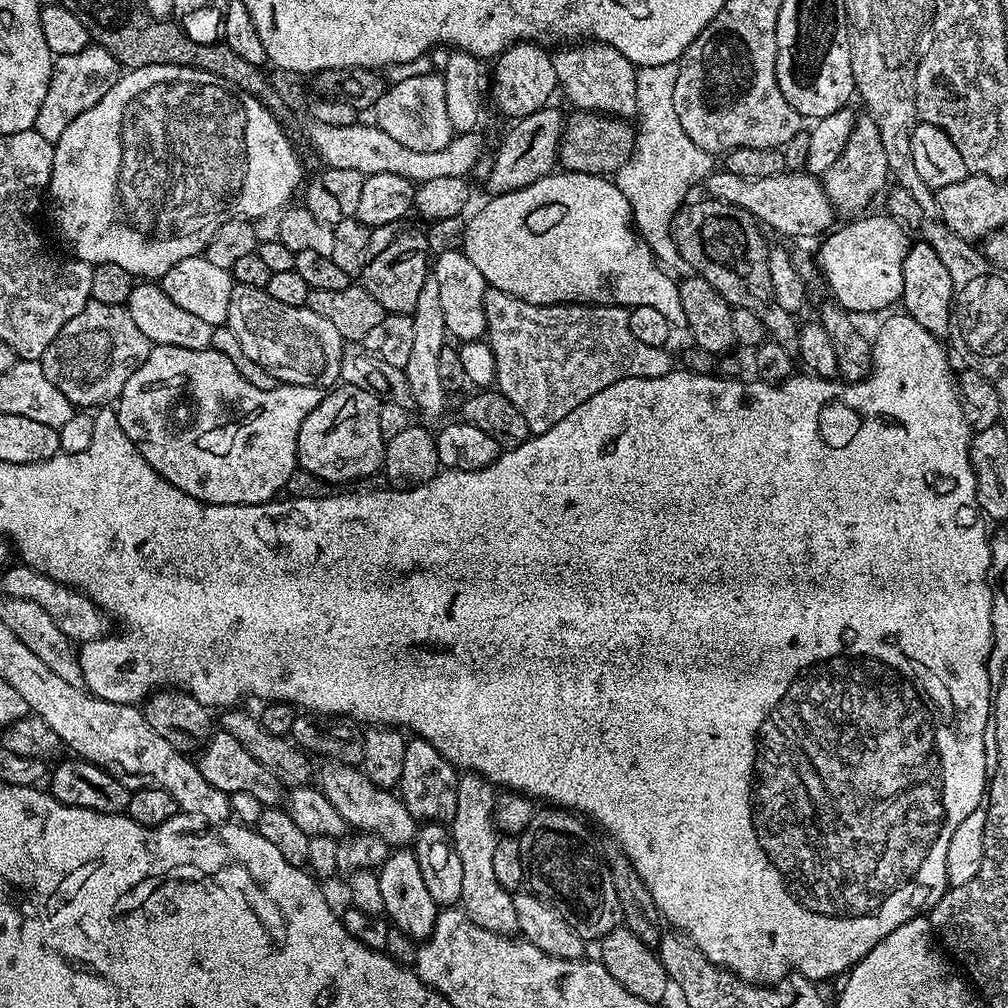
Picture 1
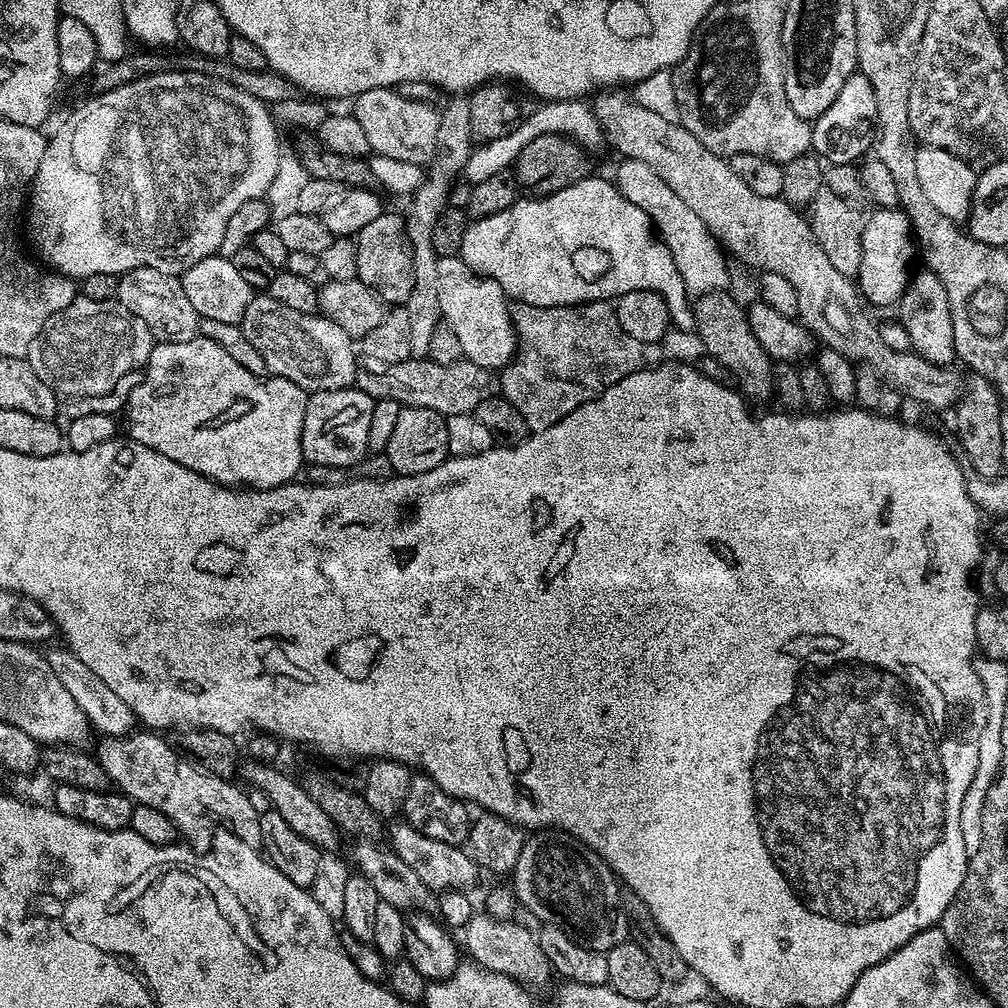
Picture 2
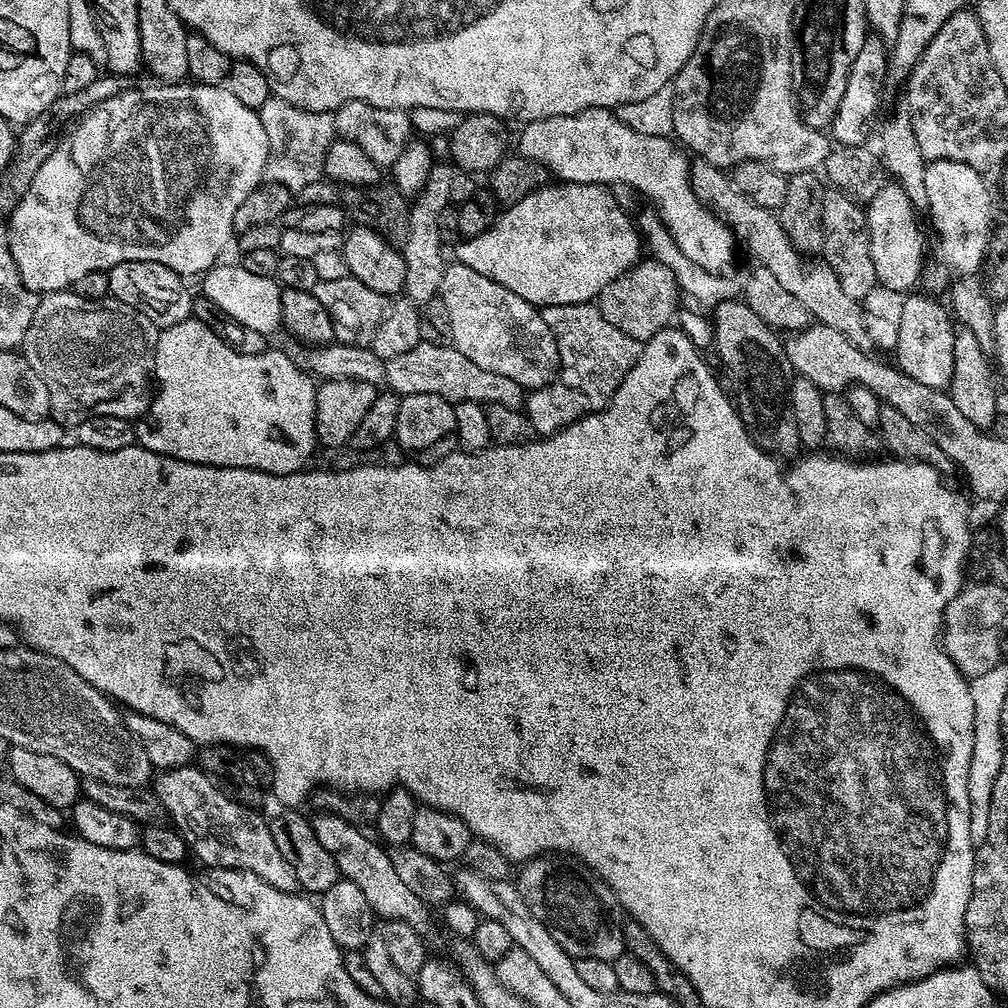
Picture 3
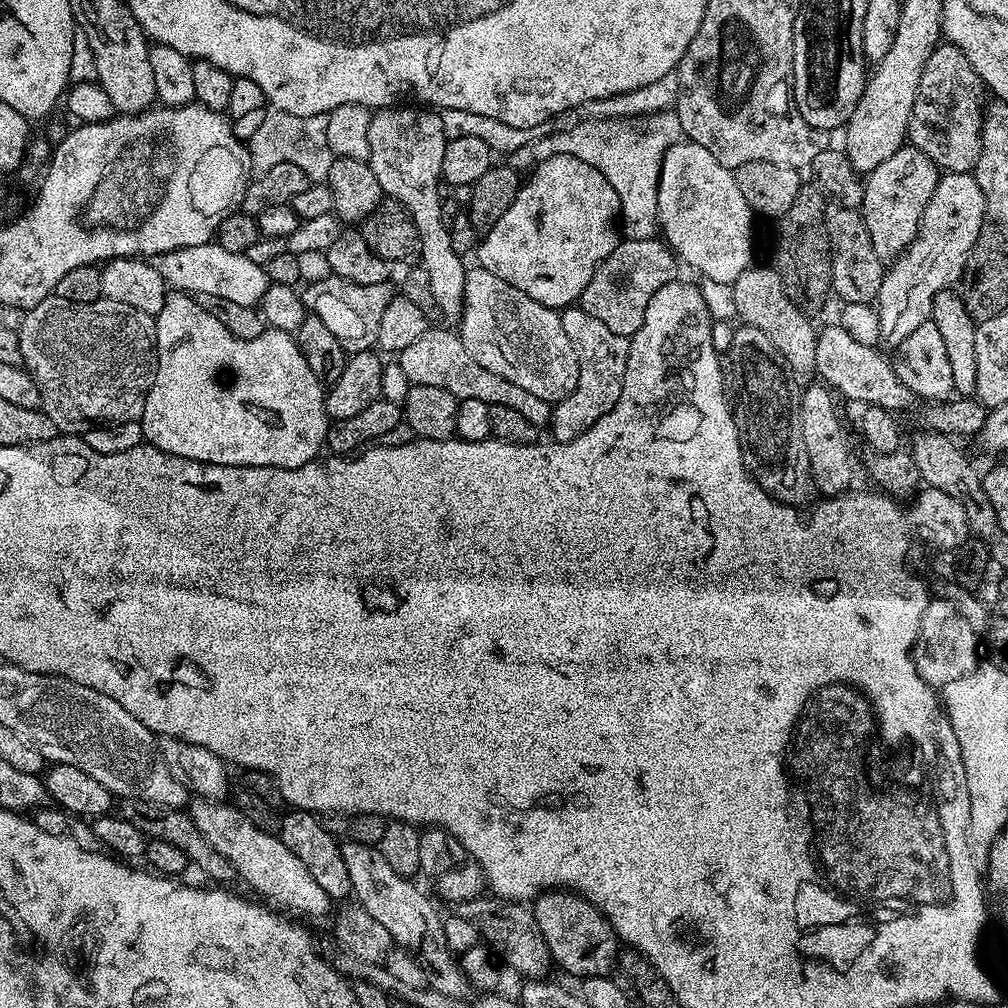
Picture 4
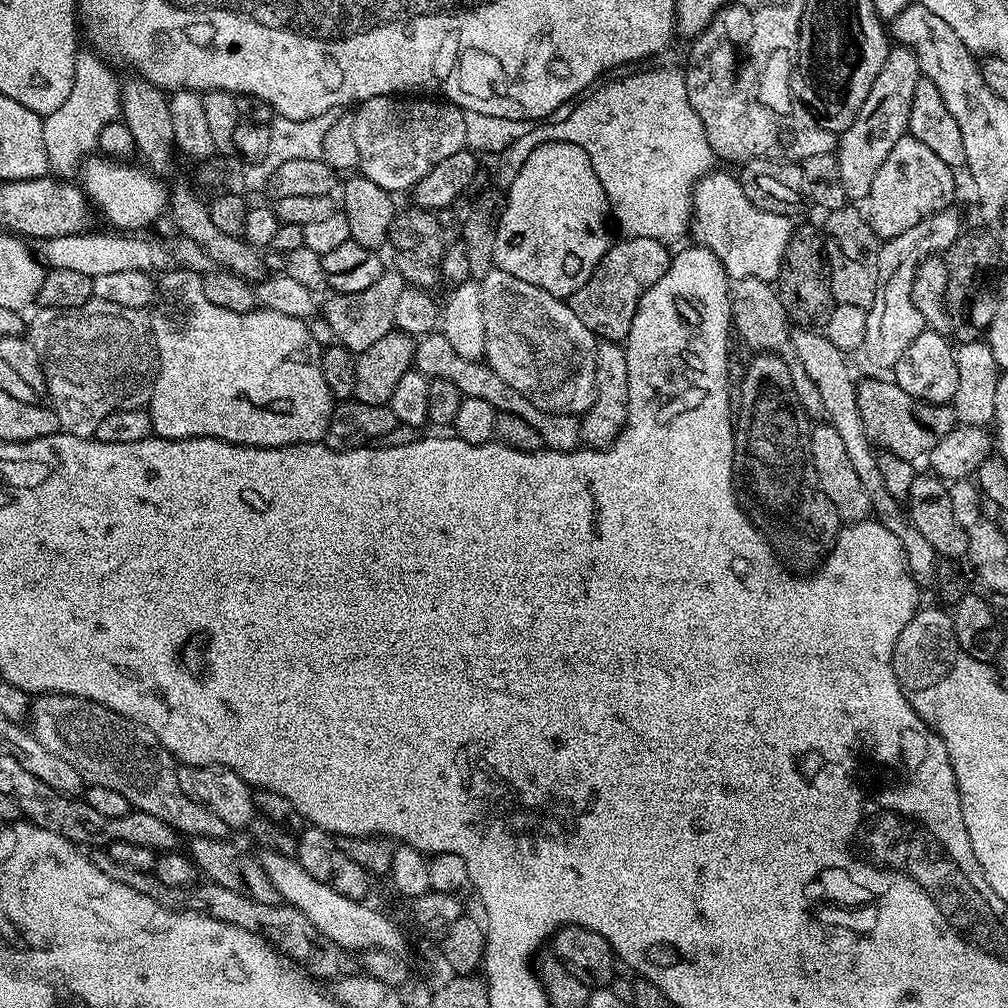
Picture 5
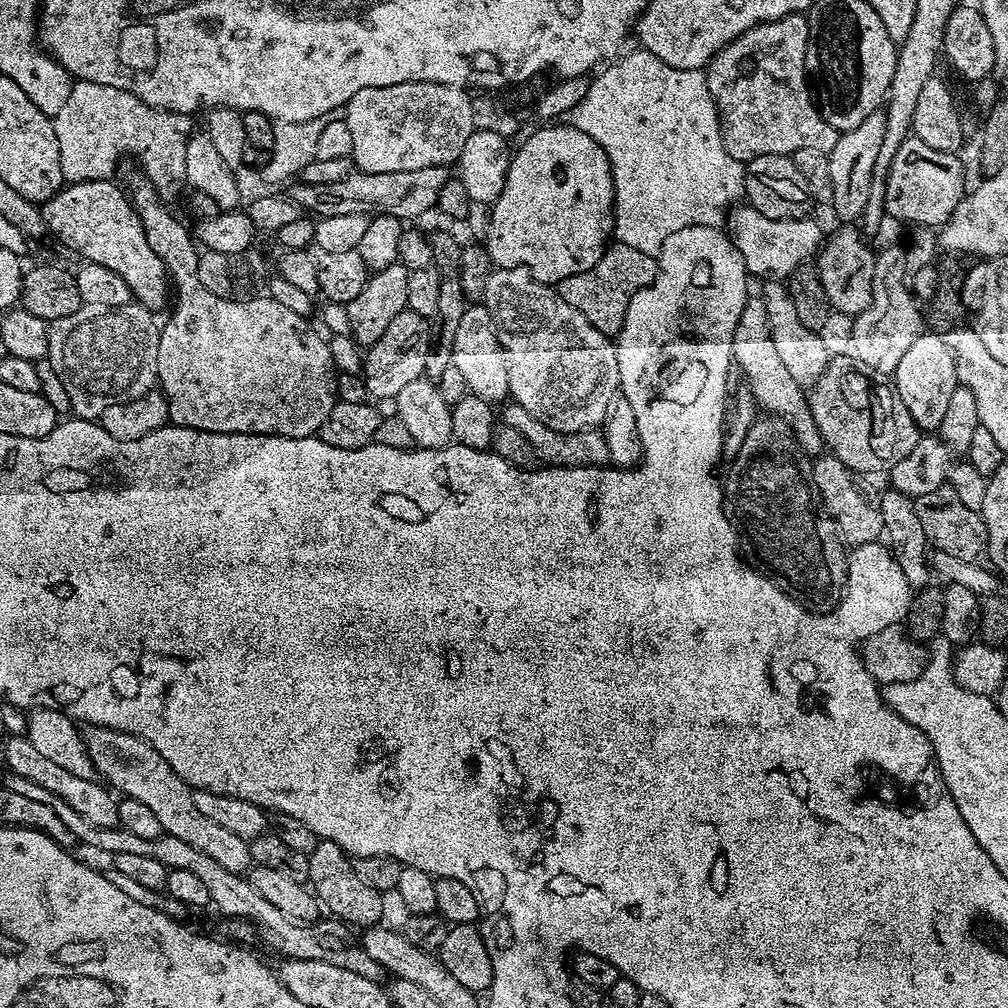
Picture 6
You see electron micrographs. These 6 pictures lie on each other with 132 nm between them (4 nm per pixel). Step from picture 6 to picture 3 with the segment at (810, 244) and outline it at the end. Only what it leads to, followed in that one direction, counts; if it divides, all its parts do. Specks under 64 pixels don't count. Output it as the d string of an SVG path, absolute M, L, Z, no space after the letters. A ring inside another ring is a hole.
M587 108L569 116L530 120L521 128L519 155L538 162L557 181L566 184L631 184L639 195L641 192L656 203L668 227L667 235L694 266L717 274L729 271L738 249L736 235L727 221L694 194L689 153L675 139L634 130L620 121L611 108Z

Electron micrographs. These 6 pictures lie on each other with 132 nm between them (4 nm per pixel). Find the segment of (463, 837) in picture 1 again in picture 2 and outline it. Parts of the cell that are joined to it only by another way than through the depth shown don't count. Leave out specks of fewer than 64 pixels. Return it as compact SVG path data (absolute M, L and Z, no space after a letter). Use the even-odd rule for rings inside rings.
M484 910L477 911L462 929L464 944L472 955L469 957L482 967L506 974L511 980L525 986L544 984L548 979L553 979L552 964L542 951L542 946L538 946L536 932L516 923L515 919L499 920L489 916Z

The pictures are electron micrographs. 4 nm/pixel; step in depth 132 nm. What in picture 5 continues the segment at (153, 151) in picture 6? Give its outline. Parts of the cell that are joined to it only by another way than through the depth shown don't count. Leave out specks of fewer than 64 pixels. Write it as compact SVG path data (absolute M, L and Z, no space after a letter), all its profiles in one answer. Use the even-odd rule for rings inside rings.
M77 51L74 62L74 86L66 102L54 114L43 117L42 138L46 138L48 167L57 177L72 178L81 171L89 156L97 151L100 135L108 124L121 119L121 81L111 72L109 65L95 51Z

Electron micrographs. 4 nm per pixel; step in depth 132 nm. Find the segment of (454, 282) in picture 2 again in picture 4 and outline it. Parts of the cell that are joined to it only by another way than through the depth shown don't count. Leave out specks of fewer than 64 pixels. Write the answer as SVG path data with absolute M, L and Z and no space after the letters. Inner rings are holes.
M472 266L466 271L464 310L458 321L458 335L462 346L466 346L470 358L474 358L478 366L486 366L486 370L506 378L506 382L514 382L514 386L522 386L522 390L530 390L534 398L542 398L550 405L555 406L574 390L574 386L578 386L578 354L574 354L560 312L542 306L542 302L534 302L530 294L522 294L522 290L510 286L510 282L502 282L502 278L490 274L490 270Z

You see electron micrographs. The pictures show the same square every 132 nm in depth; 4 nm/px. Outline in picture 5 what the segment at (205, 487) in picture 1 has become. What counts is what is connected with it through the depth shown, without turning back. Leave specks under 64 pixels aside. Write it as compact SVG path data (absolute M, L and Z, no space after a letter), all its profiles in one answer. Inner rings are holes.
M183 266L173 267L163 273L164 277L156 280L156 294L150 305L152 333L156 339L158 353L158 371L156 384L152 388L146 411L152 419L152 431L164 440L185 440L186 438L218 438L231 444L245 444L251 448L285 448L291 444L319 444L323 441L328 423L332 417L334 401L330 394L330 386L326 386L326 378L322 378L320 369L321 345L314 342L305 321L294 318L290 314L275 312L260 306L251 312L235 312L222 310L222 306L214 306L210 298L206 298L204 276L199 272L191 272Z

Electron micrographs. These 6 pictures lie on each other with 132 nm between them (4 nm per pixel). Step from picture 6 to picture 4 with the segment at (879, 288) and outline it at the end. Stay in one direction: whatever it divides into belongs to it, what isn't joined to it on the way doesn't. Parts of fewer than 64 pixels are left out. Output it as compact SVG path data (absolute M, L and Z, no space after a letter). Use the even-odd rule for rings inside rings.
M944 172L941 175L938 186L922 214L920 229L912 239L912 245L891 261L890 267L884 273L880 295L874 304L878 314L881 345L889 344L889 349L895 350L902 342L906 342L909 334L914 334L914 330L918 330L918 326L931 321L934 298L942 290L961 283L974 242L978 242L978 234L986 227L987 215L986 198L982 194L982 186L978 186L972 172Z

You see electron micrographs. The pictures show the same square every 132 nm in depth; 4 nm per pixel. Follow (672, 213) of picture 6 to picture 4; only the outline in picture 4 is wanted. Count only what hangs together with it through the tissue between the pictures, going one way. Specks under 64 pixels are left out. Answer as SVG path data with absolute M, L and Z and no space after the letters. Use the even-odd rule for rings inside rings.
M653 114L649 117L637 116L626 120L590 120L581 119L574 130L562 129L553 131L547 136L521 146L507 157L509 168L524 174L541 164L546 158L566 154L582 158L582 162L590 162L614 186L614 194L618 194L622 232L629 240L651 240L657 235L658 221L658 182L660 167L664 161L666 150L677 143L678 125L675 115Z

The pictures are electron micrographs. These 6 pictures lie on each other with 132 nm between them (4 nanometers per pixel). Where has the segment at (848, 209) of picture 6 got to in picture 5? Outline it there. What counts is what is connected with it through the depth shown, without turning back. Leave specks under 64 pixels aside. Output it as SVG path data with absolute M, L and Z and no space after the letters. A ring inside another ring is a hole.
M889 47L888 61L882 66L878 78L874 78L874 86L870 86L870 94L866 94L866 102L862 102L862 110L858 110L858 118L854 118L852 125L838 136L834 155L842 178L842 190L849 201L867 201L870 186L874 186L874 174L878 174L882 162L886 162L886 154L894 150L894 142L908 132L914 86L918 86L921 78L920 63L911 48Z

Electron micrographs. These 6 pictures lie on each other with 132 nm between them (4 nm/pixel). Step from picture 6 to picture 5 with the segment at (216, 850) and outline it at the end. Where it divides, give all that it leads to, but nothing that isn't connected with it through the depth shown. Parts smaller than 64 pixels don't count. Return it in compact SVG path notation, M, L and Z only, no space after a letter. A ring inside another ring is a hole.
M57 692L37 695L31 701L31 720L32 735L38 738L38 742L42 742L42 746L46 746L46 750L58 754L58 758L63 758L65 762L70 762L70 766L78 770L81 781L118 790L118 794L122 794L122 798L126 798L135 811L154 814L154 818L162 818L162 822L166 822L177 834L184 835L185 832L185 837L205 836L223 840L229 835L230 829L226 826L226 822L222 822L222 818L218 818L218 814L206 810L206 806L194 802L191 796L182 794L182 786L178 786L176 773L177 761L166 750L166 746L158 742L156 735L140 724L127 720L122 714L104 708L93 700Z

